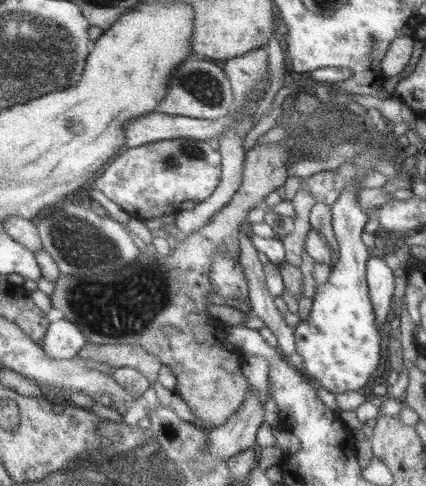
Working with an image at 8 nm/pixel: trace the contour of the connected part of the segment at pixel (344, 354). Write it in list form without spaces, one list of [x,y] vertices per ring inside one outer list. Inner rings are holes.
[[[358,183],[346,185],[331,206],[338,256],[331,266],[328,282],[316,287],[308,319],[295,327],[295,352],[303,361],[300,369],[334,395],[364,388],[370,374],[380,364],[379,322],[367,284],[370,248],[361,239],[368,217],[360,207],[359,190]]]

